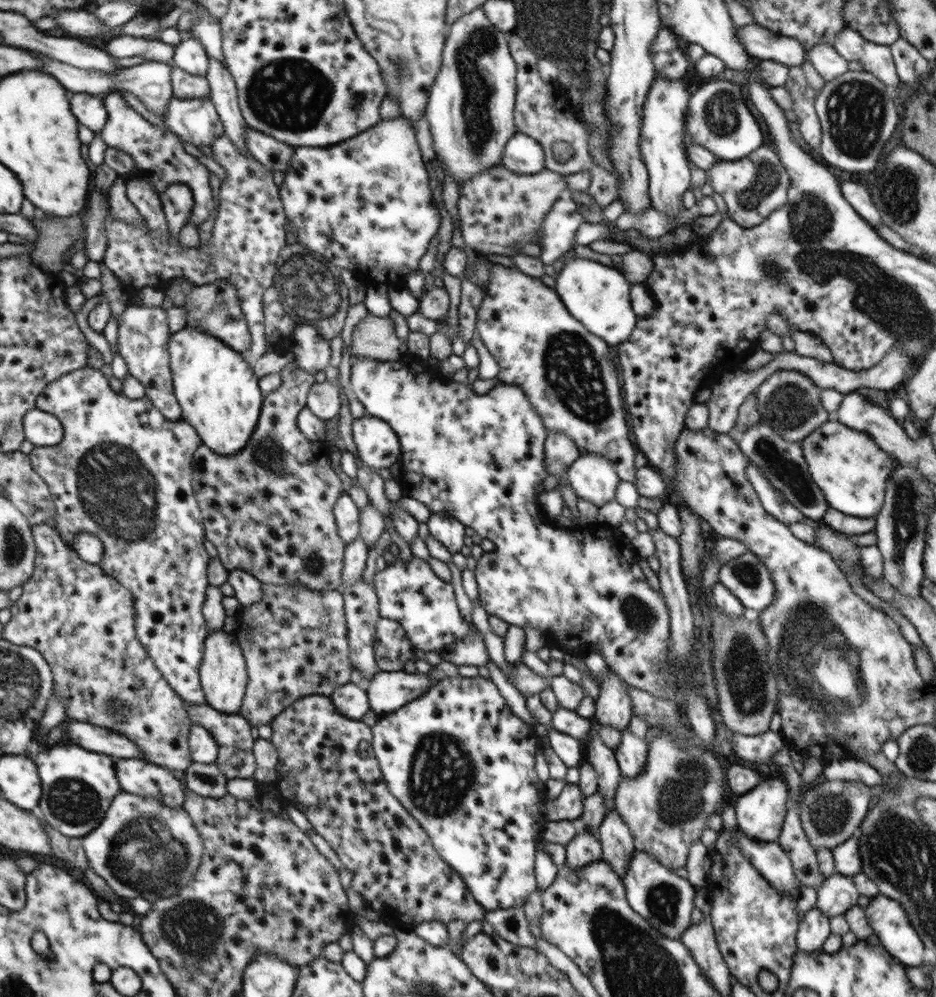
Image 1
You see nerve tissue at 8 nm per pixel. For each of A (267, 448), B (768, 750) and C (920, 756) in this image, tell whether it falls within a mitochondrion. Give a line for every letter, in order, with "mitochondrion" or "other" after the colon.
A: mitochondrion
B: other
C: mitochondrion

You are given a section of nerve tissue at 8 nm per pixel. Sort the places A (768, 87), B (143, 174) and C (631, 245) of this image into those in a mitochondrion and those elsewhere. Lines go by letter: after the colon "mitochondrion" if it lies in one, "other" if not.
A: other
B: other
C: other

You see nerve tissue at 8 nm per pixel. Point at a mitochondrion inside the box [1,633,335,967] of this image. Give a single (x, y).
(145, 855)

